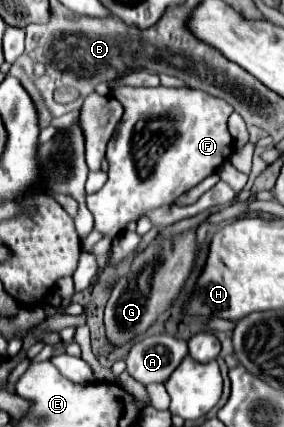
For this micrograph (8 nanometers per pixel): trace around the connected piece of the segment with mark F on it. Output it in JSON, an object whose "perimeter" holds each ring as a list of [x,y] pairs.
{"perimeter":[[[118,85],[118,87],[112,87],[112,97],[116,97],[122,103],[124,115],[122,115],[122,121],[118,123],[118,127],[116,127],[116,131],[114,131],[114,135],[112,135],[112,139],[108,143],[108,151],[106,151],[106,159],[108,159],[108,165],[110,165],[108,167],[108,181],[104,183],[104,187],[98,193],[86,197],[86,205],[90,209],[90,213],[94,215],[94,229],[100,231],[106,239],[114,239],[116,235],[120,235],[130,221],[138,221],[144,213],[148,213],[152,209],[158,209],[162,205],[172,205],[180,195],[184,195],[188,189],[192,189],[202,179],[206,179],[208,175],[212,175],[230,157],[230,153],[234,149],[232,135],[230,135],[228,123],[226,123],[228,117],[230,117],[230,113],[234,111],[232,105],[228,105],[226,101],[222,101],[218,97],[212,97],[212,95],[208,95],[204,91],[196,91],[196,89],[188,89],[188,87],[184,87],[184,89],[172,89],[172,87],[162,87],[162,85],[160,87],[128,87],[128,85]]]}

